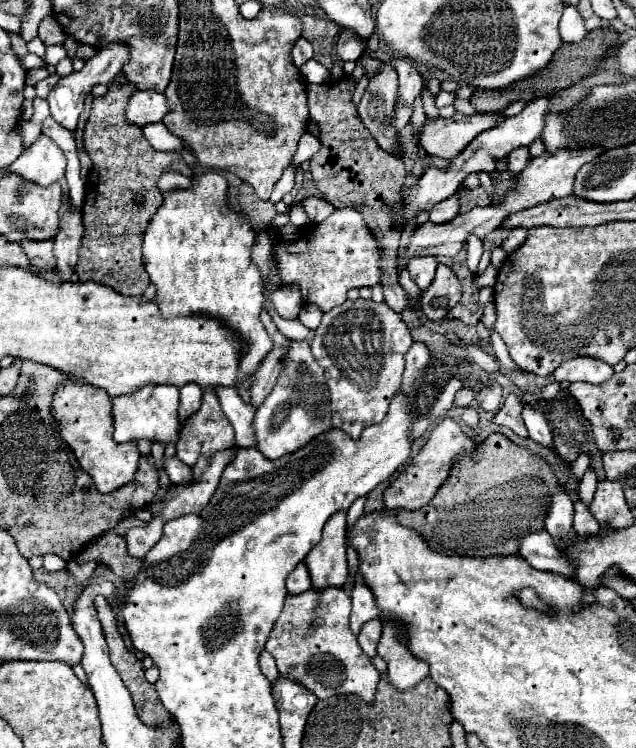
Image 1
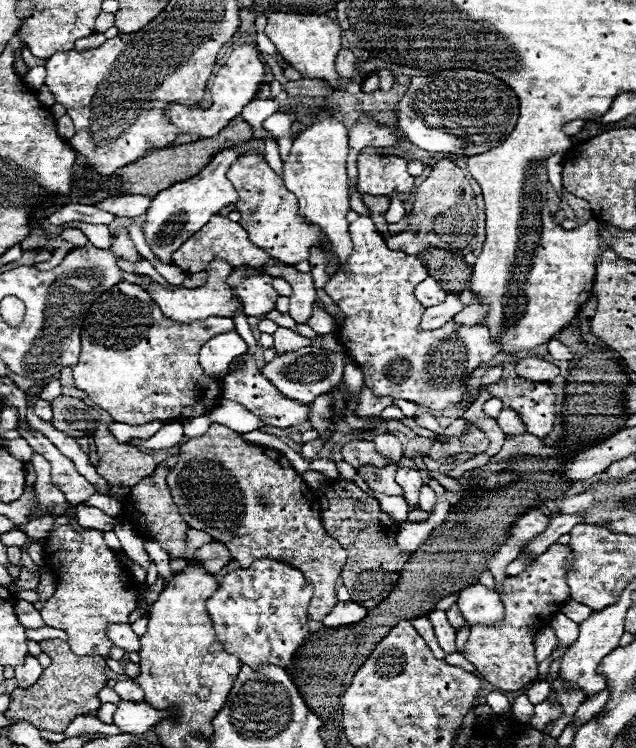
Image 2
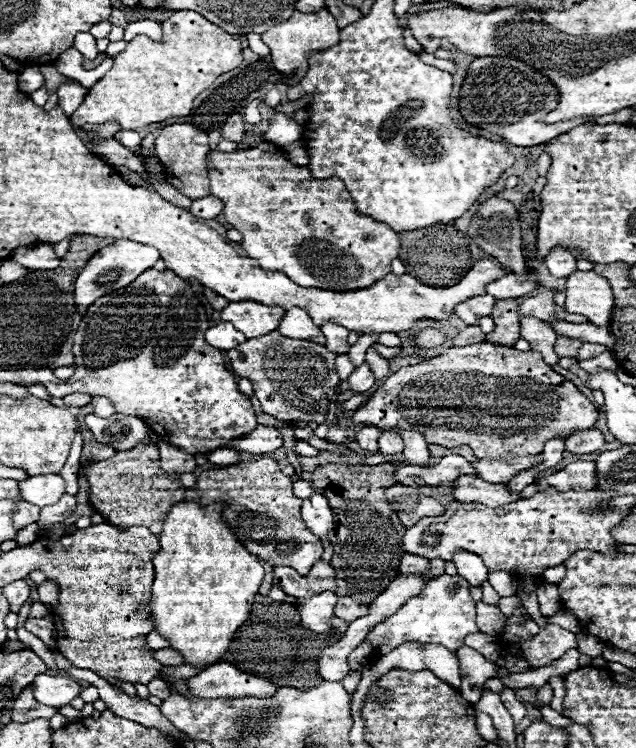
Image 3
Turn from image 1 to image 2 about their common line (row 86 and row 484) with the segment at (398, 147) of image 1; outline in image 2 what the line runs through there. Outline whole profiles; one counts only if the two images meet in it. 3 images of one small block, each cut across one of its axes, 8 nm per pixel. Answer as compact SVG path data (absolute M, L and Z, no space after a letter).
M364 466L358 470L358 474L374 492L380 492L386 496L404 496L402 488L394 482L394 472L396 472L396 466L386 466L386 468Z

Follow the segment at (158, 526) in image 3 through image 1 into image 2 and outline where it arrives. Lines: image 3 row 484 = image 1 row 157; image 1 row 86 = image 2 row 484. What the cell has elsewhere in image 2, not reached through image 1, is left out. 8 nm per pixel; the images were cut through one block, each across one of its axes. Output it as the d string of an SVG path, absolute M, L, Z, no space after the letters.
M100 424L94 430L98 466L96 472L110 486L132 486L138 484L144 476L150 476L156 468L152 456L138 452L134 446L120 444L110 434L106 424Z

